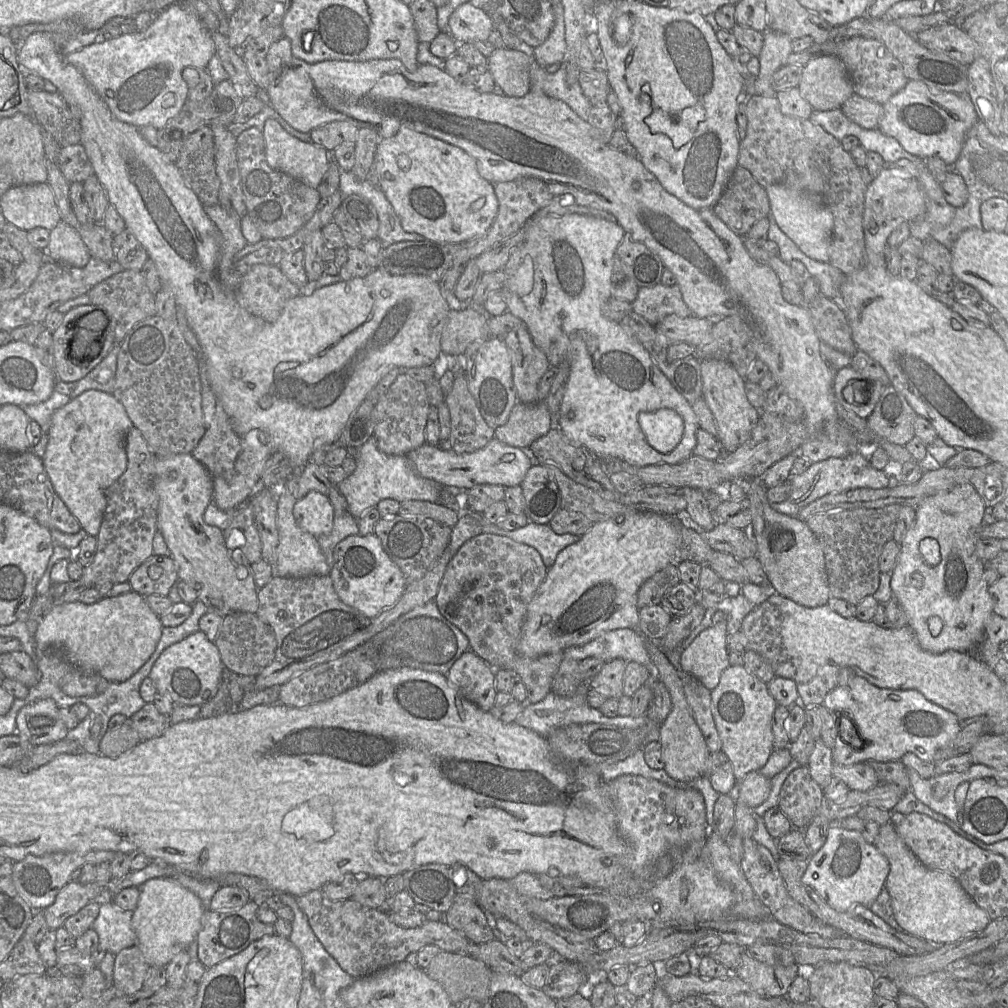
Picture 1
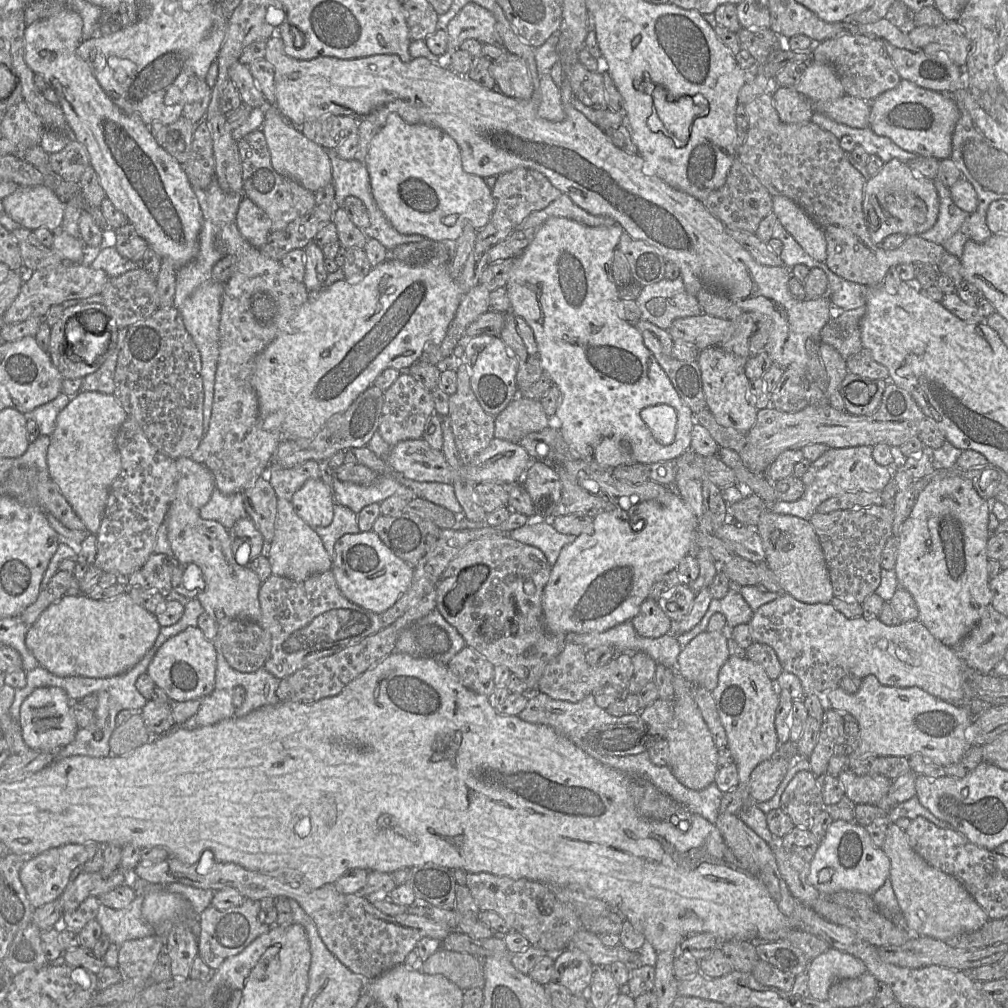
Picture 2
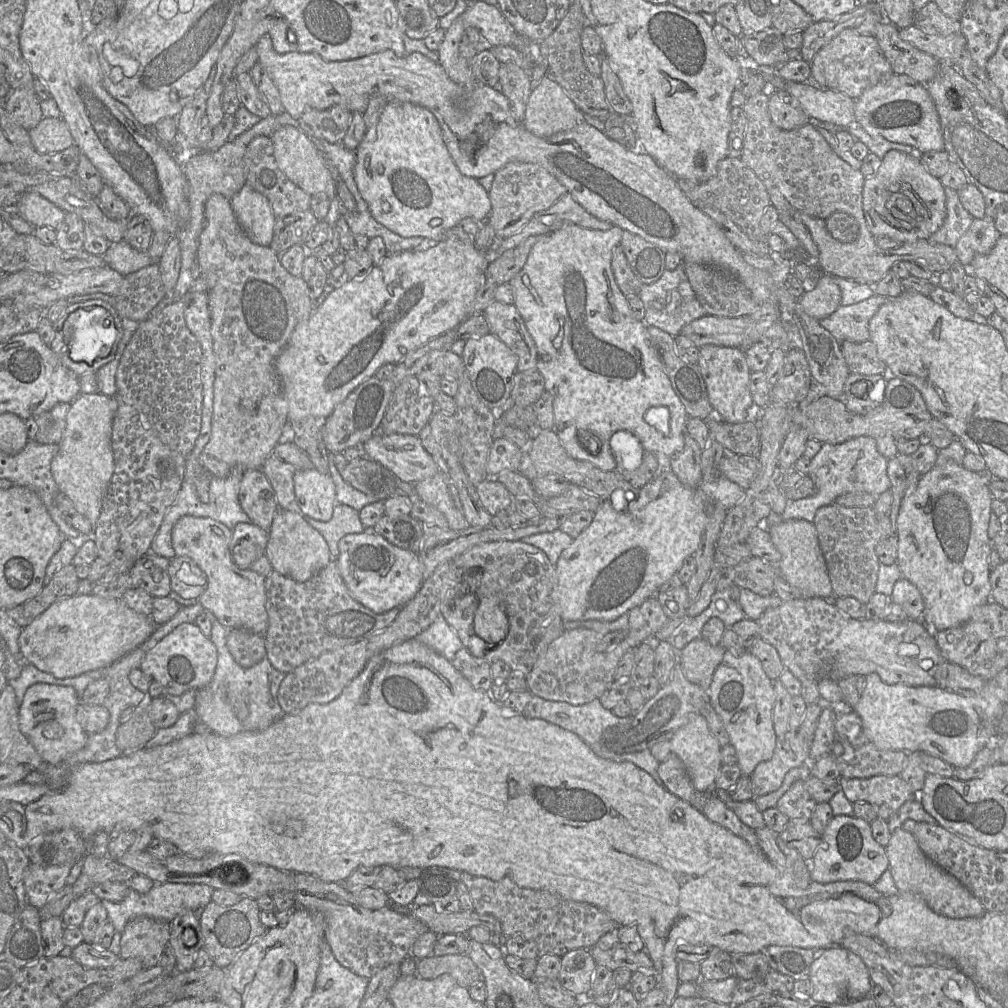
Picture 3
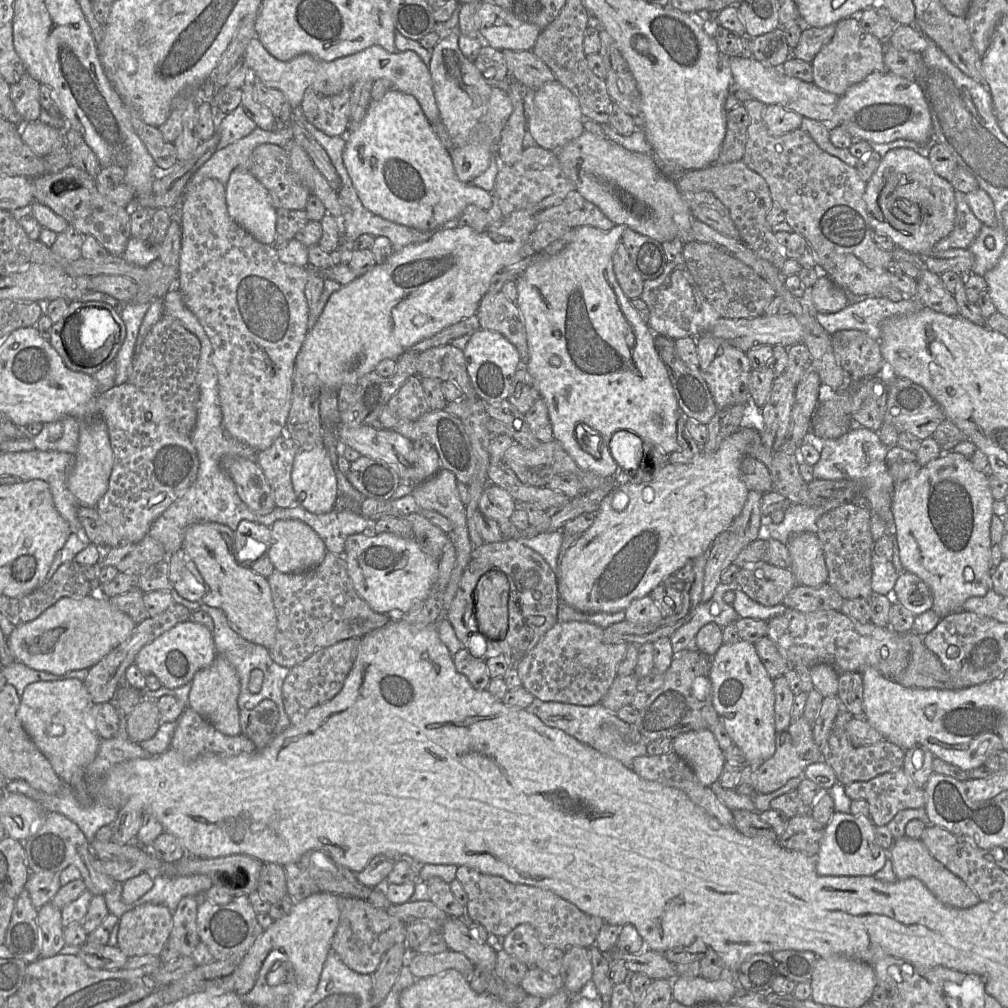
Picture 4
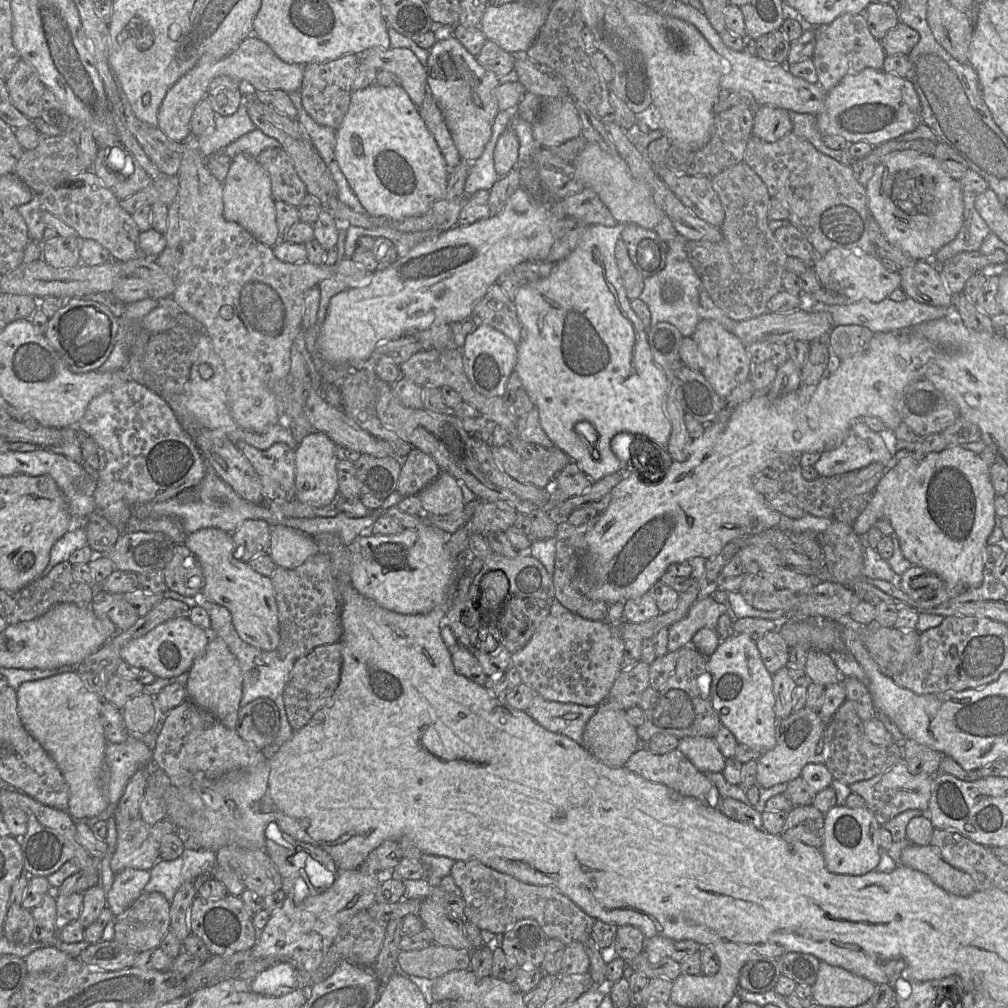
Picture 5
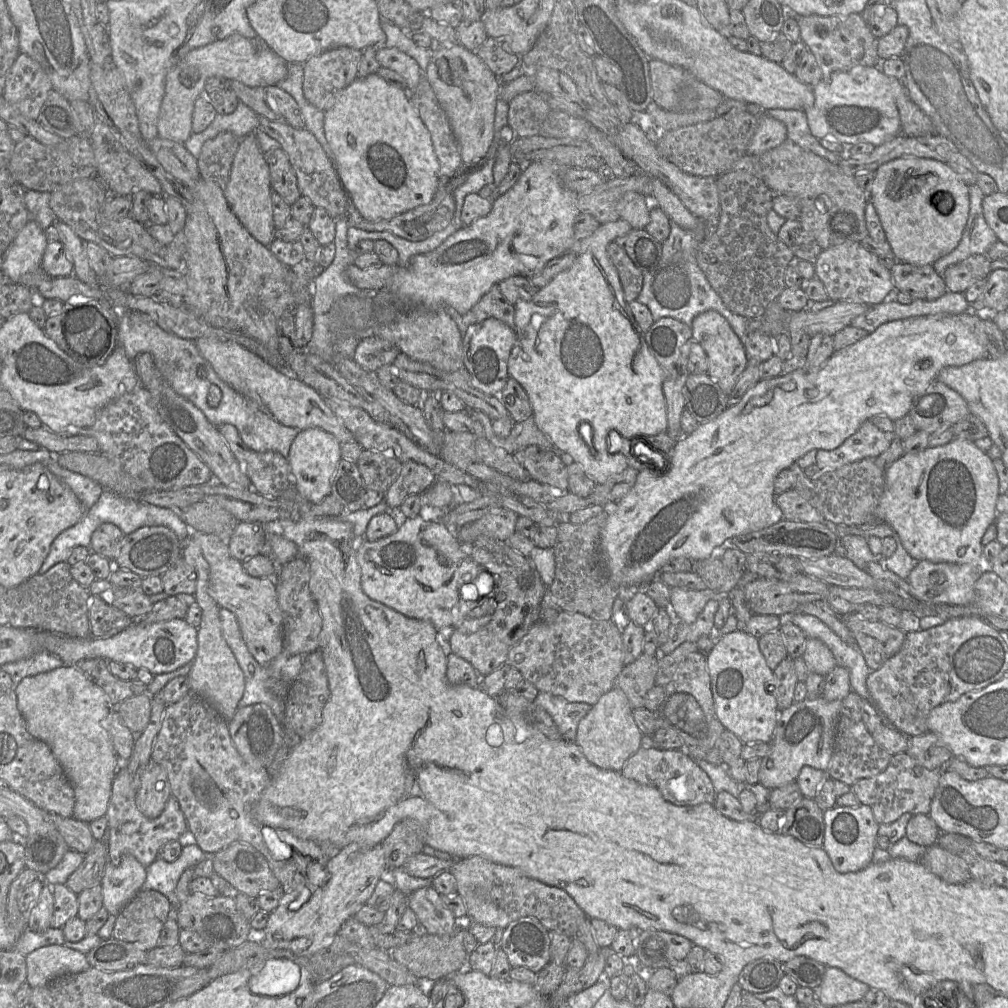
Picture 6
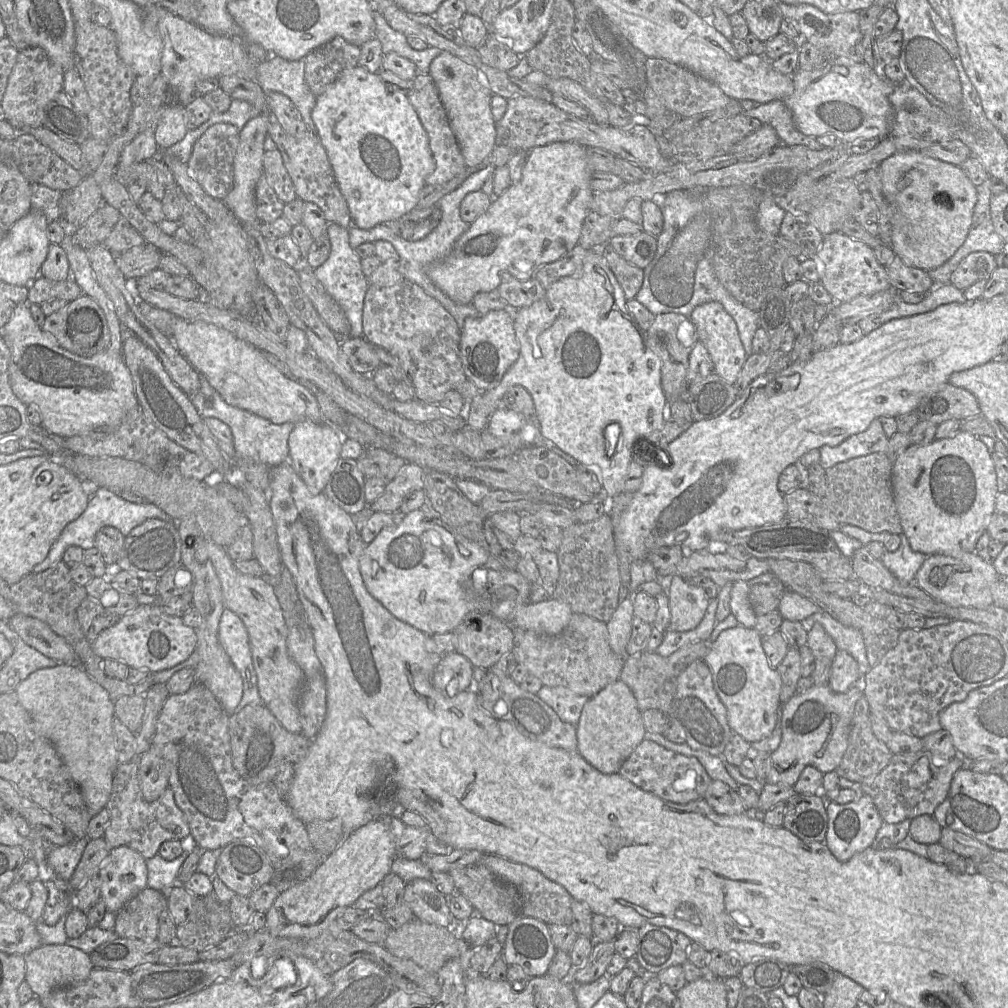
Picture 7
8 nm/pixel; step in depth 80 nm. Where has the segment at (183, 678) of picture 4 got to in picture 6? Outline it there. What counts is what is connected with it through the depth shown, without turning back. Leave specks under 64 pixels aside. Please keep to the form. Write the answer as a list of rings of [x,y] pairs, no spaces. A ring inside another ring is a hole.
[[[143,619],[133,622],[120,633],[108,638],[60,637],[60,645],[53,655],[65,665],[76,665],[83,659],[99,658],[132,665],[135,669],[145,668],[153,675],[174,671],[195,658],[198,648],[198,630],[184,619],[148,623]]]

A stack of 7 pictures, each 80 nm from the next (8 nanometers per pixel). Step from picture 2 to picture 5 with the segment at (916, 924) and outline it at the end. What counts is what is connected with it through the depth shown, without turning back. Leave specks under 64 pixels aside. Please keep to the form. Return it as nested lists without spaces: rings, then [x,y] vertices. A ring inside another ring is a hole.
[[[910,844],[901,851],[901,865],[926,874],[936,885],[957,896],[969,896],[976,886],[971,876],[945,862],[932,845]]]

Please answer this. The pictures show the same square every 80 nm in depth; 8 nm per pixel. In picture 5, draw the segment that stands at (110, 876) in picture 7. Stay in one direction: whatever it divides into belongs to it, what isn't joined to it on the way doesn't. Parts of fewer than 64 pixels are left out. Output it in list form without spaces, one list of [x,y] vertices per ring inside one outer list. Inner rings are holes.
[[[125,868],[121,872],[115,874],[113,885],[106,894],[107,906],[111,909],[114,916],[125,911],[143,892],[146,884],[151,877],[149,870],[141,870],[134,868]]]

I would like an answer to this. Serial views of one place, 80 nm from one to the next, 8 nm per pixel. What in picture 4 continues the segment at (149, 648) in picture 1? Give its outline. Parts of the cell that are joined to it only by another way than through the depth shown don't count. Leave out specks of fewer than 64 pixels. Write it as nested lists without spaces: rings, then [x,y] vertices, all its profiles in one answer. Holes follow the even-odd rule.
[[[90,595],[81,598],[63,597],[35,619],[15,626],[6,639],[15,661],[34,670],[62,675],[72,670],[89,669],[127,640],[135,627],[136,623],[131,617],[112,605],[109,598],[94,598]]]

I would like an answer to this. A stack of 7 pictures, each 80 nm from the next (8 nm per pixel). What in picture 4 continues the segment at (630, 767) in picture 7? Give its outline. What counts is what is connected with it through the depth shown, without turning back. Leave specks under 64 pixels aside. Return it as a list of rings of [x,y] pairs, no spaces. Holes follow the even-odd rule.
[[[675,751],[658,756],[639,756],[633,759],[632,770],[641,778],[656,781],[665,786],[674,787],[684,792],[690,800],[702,808],[710,816],[714,817],[720,824],[734,826],[732,811],[718,799],[710,787],[703,786],[696,778],[688,763]]]

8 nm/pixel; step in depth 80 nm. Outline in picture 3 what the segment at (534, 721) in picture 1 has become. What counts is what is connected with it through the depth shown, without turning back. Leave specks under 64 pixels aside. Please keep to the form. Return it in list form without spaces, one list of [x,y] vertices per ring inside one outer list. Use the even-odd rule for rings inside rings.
[[[533,695],[522,714],[527,718],[546,720],[549,723],[568,730],[583,740],[596,755],[598,753],[599,755],[612,758],[614,758],[614,755],[618,754],[605,747],[603,743],[605,730],[609,727],[629,724],[634,716],[634,714],[632,714],[628,717],[617,717],[610,710],[605,709],[599,699],[594,699],[583,705],[572,705],[563,701],[545,700],[536,695]]]

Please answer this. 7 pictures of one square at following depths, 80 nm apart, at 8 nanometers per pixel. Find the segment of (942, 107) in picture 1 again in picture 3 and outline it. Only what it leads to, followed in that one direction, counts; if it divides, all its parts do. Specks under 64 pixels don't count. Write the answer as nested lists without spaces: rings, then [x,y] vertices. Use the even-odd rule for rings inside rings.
[[[895,74],[885,83],[868,88],[854,100],[855,122],[871,136],[881,136],[891,142],[910,145],[922,154],[944,150],[939,117],[925,85],[907,75]]]

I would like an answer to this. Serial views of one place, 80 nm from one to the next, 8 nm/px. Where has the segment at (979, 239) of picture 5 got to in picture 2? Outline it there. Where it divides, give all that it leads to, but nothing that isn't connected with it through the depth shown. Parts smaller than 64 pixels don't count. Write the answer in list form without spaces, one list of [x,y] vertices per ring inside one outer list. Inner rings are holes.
[[[938,178],[933,179],[933,183],[939,198],[938,218],[934,226],[919,237],[942,245],[959,230],[969,214],[953,202],[950,189]]]

